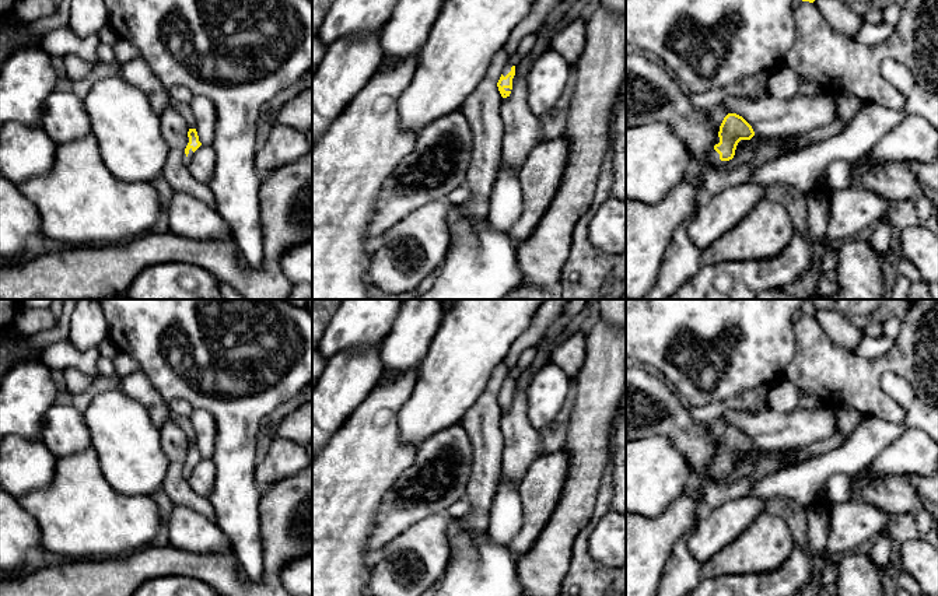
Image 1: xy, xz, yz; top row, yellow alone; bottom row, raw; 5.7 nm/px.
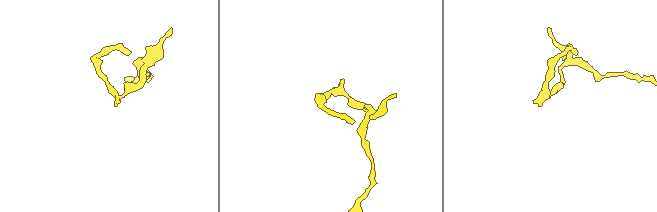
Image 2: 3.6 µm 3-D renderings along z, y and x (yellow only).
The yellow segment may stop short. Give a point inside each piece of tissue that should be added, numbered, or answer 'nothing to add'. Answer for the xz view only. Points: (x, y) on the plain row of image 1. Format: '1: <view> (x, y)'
1: xz (548, 314)

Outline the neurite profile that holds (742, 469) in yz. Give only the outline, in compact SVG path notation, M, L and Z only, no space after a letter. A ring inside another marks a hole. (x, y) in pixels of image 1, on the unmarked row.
M753 449L743 462L735 464L735 469L732 473L721 474L720 471L717 471L714 474L714 481L729 483L731 480L736 480L739 477L748 476L756 467L757 462L760 460L760 456L762 456L762 452Z

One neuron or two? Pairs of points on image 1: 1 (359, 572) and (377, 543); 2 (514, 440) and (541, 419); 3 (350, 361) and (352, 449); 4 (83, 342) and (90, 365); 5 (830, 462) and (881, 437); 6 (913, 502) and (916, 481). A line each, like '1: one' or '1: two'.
1: two
2: two
3: two
4: two
5: one
6: two

